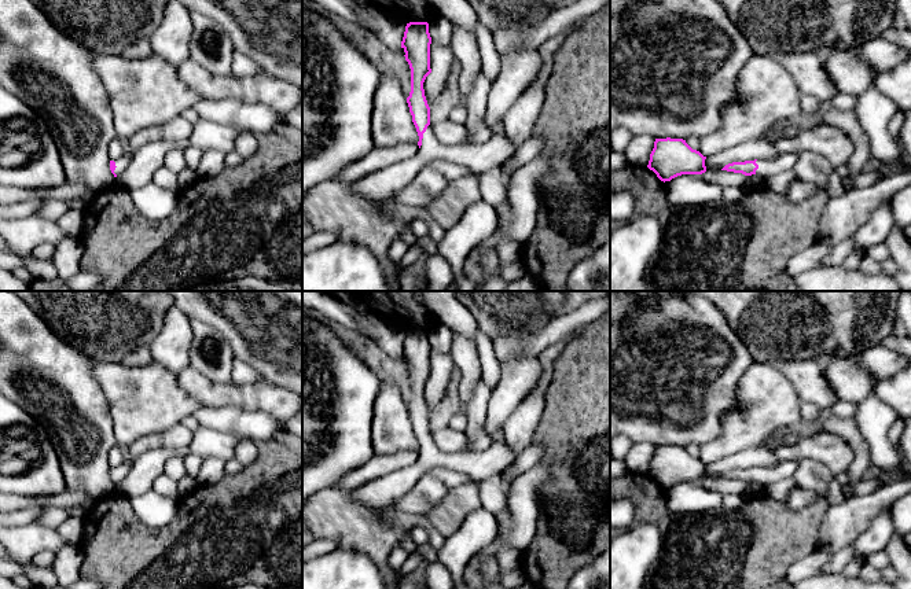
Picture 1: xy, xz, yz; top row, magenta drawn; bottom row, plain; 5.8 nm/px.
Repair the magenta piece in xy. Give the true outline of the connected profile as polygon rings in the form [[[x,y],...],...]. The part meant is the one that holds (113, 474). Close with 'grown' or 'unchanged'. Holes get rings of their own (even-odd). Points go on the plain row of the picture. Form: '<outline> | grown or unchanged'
[[[124,461],[122,465],[117,467],[117,468],[110,468],[110,478],[114,482],[114,485],[117,485],[126,478],[129,471],[131,471],[131,465]]] | grown

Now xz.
[[[427,330],[407,331],[401,356],[411,376],[411,400],[407,411],[419,443],[419,459],[409,467],[372,479],[350,492],[353,500],[360,504],[378,509],[393,505],[434,467],[467,474],[478,483],[500,474],[514,460],[511,450],[502,443],[493,443],[484,452],[473,453],[448,453],[436,445],[436,435],[430,431],[430,415],[423,397],[423,390],[431,380],[430,351]]] | grown

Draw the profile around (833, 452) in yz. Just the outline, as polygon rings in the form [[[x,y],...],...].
[[[811,431],[794,445],[780,446],[774,453],[780,461],[809,459],[822,463],[834,478],[846,474],[853,460],[853,452],[842,438],[818,431]]]

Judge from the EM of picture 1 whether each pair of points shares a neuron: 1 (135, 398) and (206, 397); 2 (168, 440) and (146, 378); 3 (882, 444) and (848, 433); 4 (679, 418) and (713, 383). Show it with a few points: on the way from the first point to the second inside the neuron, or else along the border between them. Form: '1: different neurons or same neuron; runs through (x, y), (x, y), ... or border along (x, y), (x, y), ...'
1: different neurons; border along (176, 374), (177, 383), (202, 405)
2: different neurons; border along (180, 422), (165, 430), (140, 435), (135, 441)
3: different neurons; border along (851, 418), (869, 446), (871, 463)
4: same neuron; runs through (687, 409), (705, 391)

